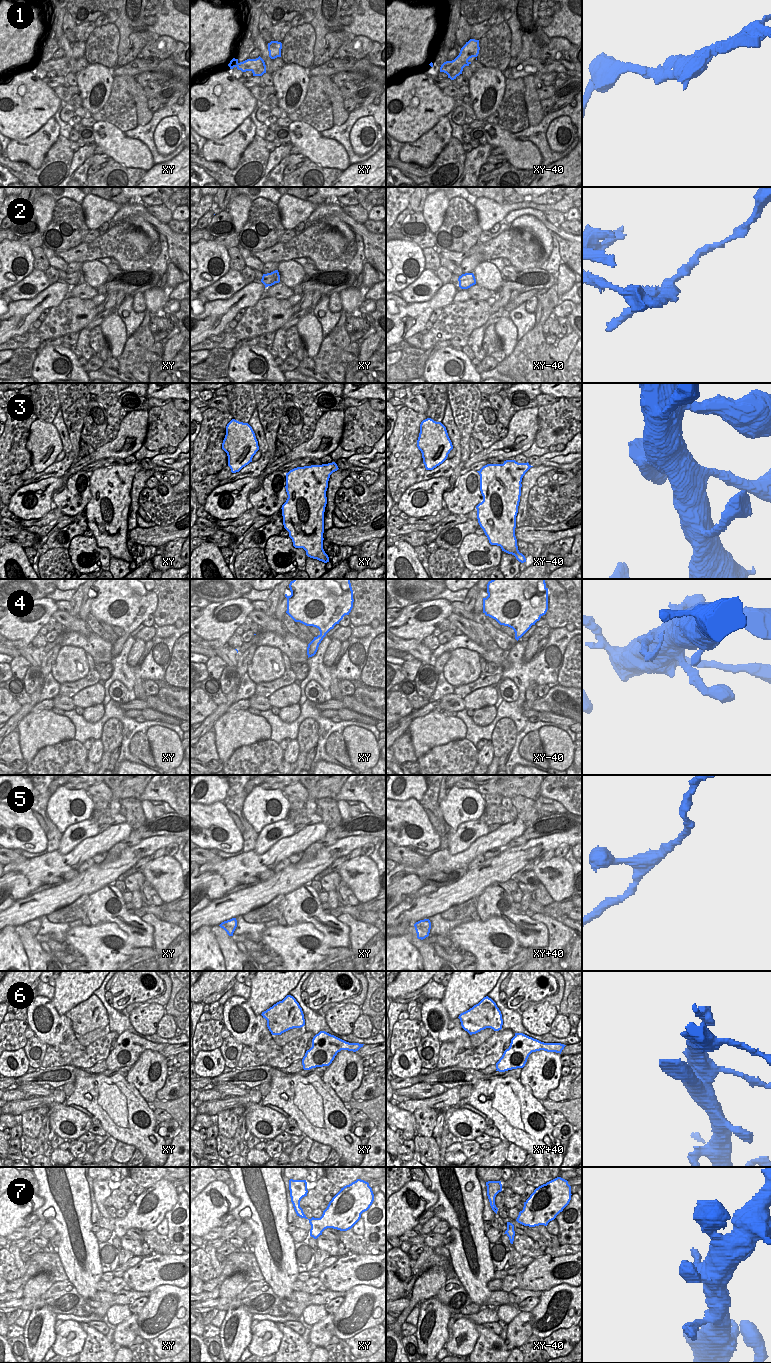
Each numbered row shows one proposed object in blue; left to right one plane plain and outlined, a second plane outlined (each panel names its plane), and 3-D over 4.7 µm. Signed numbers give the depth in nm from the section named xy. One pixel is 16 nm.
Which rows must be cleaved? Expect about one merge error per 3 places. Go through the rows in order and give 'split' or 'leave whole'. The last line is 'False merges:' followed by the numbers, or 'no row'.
1: leave whole
2: split
3: leave whole
4: leave whole
5: leave whole
6: leave whole
7: leave whole
False merges: 2

